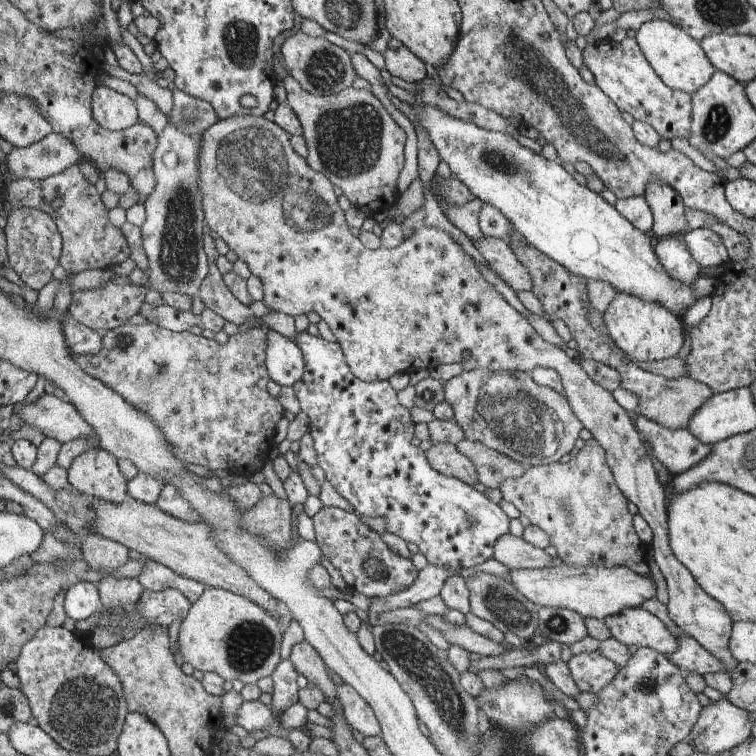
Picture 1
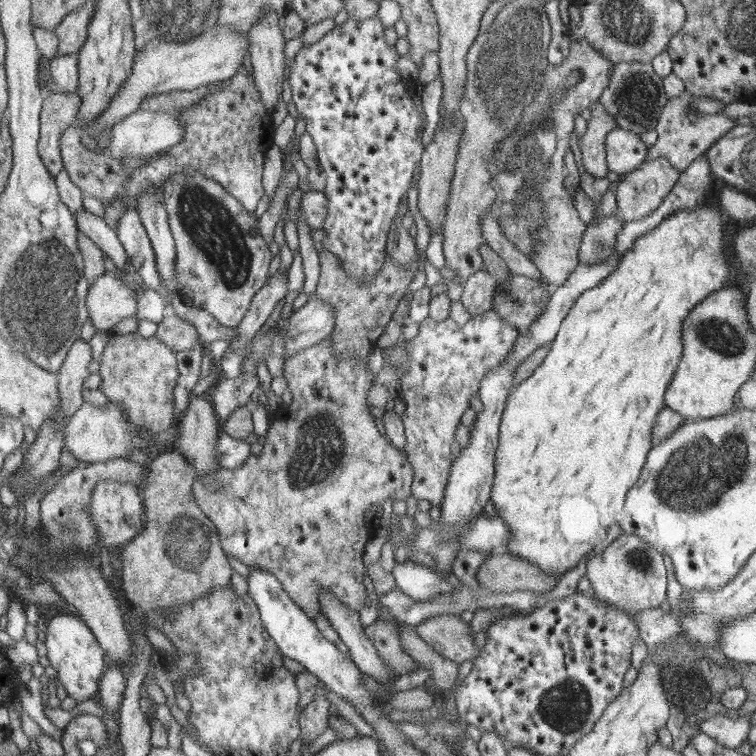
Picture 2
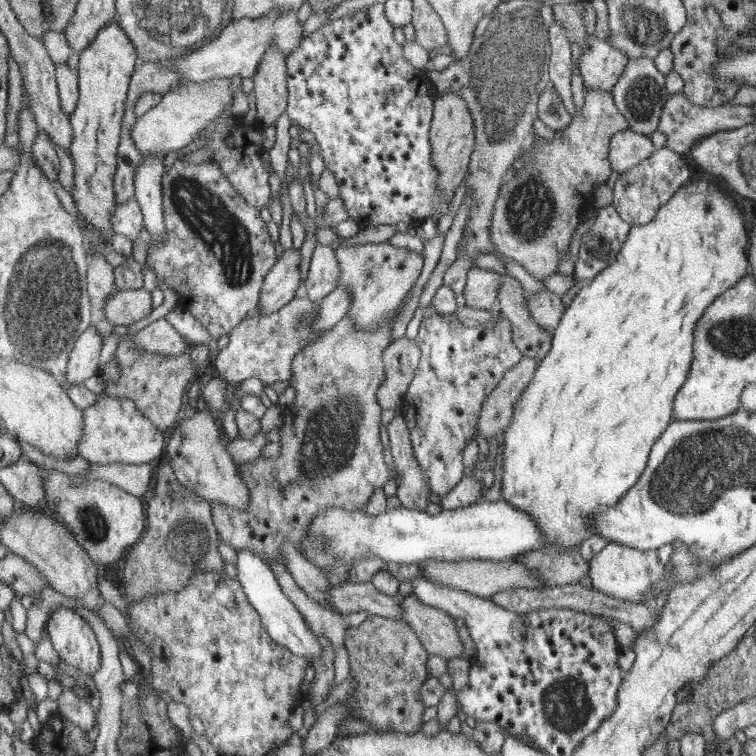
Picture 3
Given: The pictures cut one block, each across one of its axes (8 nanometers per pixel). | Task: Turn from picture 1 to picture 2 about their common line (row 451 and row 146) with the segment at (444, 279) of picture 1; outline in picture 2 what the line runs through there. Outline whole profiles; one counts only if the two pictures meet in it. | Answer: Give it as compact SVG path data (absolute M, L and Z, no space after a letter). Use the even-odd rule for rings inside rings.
M614 128L605 140L605 160L609 163L609 170L619 176L644 164L647 150L639 134L630 130Z

